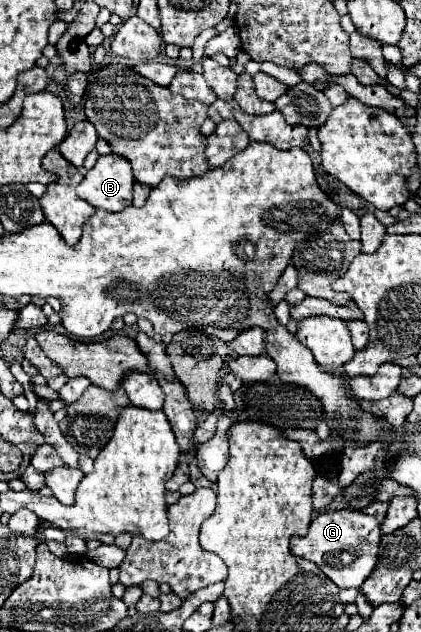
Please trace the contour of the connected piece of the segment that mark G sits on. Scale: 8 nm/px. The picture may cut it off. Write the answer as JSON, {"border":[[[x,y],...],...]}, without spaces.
{"border":[[[341,508],[339,512],[319,512],[305,536],[291,538],[291,552],[315,562],[319,570],[339,588],[359,588],[369,572],[377,566],[377,548],[381,540],[381,524],[375,516],[361,510]]]}

